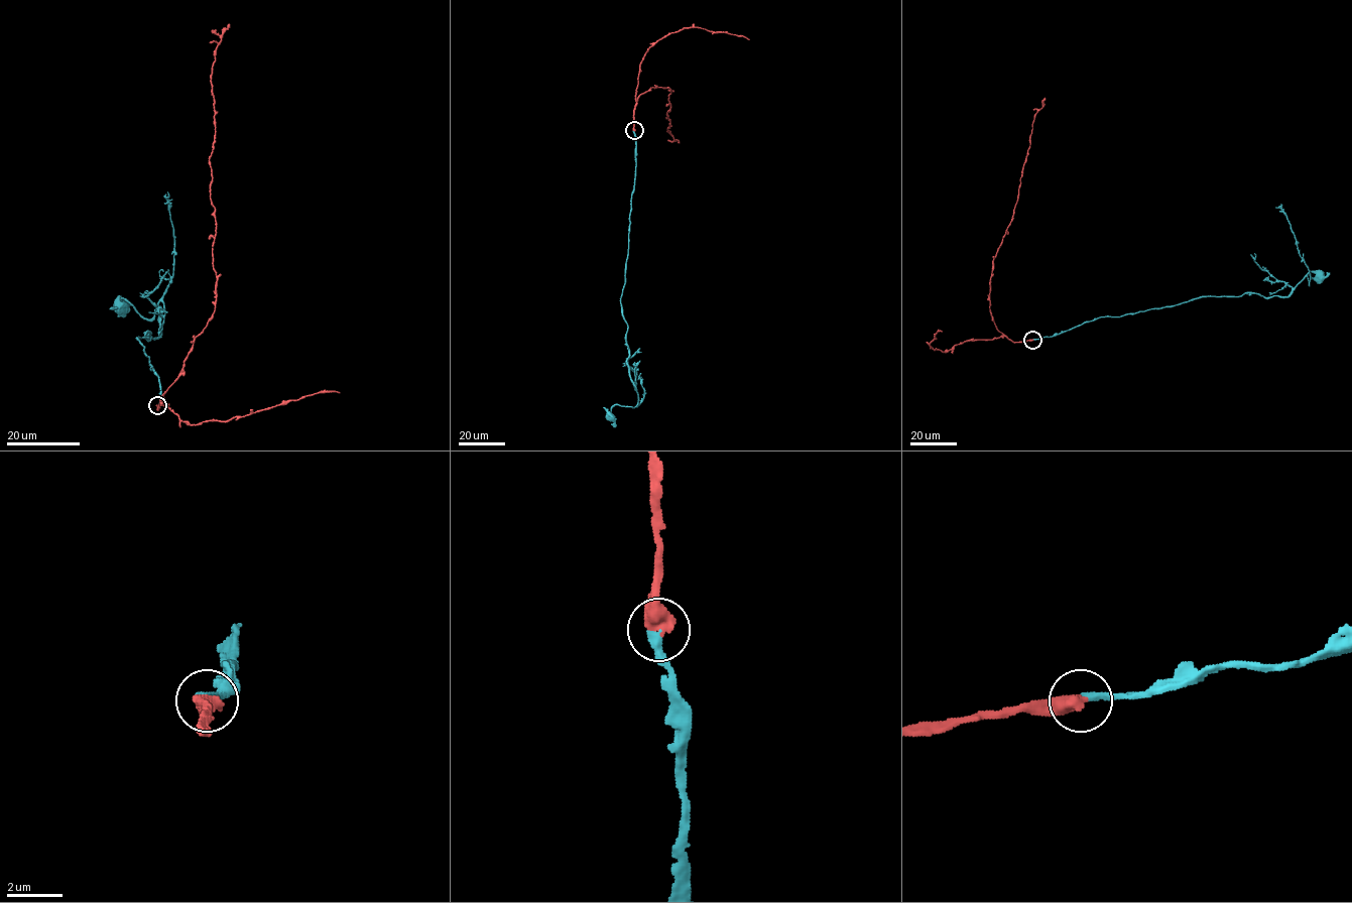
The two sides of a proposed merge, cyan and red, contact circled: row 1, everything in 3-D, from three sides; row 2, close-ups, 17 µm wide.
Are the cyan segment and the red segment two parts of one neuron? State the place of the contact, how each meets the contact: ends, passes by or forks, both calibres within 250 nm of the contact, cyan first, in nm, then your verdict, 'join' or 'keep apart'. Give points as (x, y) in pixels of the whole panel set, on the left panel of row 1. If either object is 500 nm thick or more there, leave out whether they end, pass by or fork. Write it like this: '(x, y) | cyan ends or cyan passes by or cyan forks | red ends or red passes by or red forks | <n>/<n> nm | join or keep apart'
(157, 405) | 280/550 nm | join

